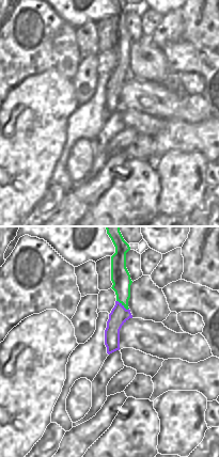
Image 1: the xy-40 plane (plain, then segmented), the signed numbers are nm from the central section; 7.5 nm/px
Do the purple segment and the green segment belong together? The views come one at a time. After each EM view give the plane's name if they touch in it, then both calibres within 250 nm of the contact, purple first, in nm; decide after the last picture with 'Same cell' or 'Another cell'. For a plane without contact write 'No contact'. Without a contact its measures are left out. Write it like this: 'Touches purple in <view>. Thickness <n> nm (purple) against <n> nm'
Touches purple in xy-40. Thickness 140 nm (purple) against 140 nm

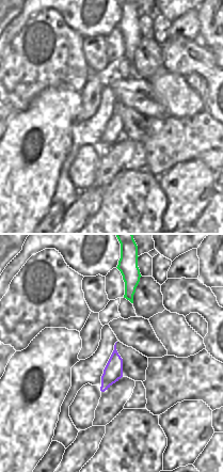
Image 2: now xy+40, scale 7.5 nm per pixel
No contact

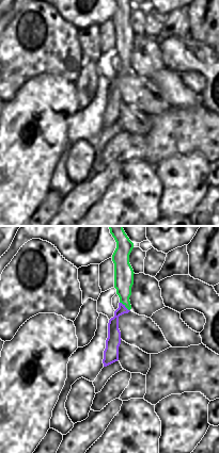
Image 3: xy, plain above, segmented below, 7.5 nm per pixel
Touches purple in xy. Thickness 100 nm (purple) against 140 nm

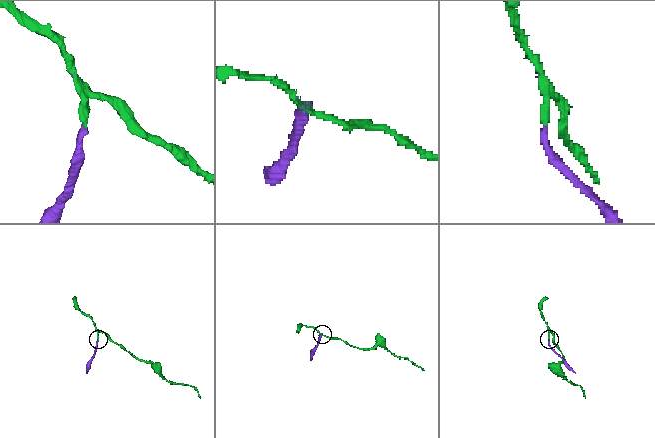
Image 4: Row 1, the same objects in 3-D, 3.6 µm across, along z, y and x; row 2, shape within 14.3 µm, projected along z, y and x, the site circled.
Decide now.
Another cell

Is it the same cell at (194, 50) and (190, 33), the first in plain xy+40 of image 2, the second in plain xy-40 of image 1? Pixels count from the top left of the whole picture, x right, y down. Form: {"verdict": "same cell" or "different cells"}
{"verdict": "different cells"}

